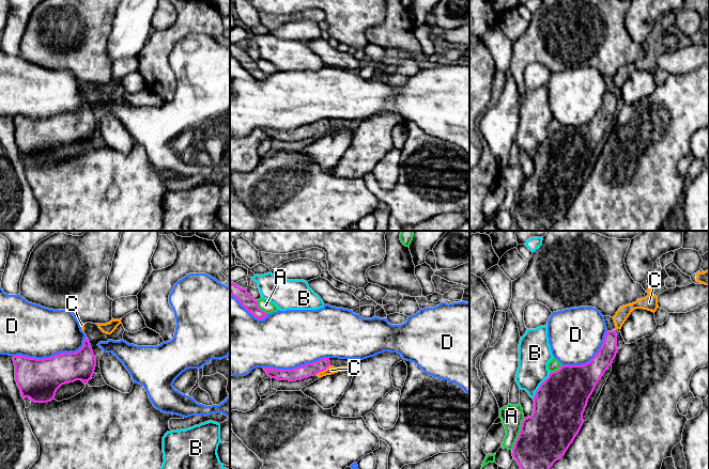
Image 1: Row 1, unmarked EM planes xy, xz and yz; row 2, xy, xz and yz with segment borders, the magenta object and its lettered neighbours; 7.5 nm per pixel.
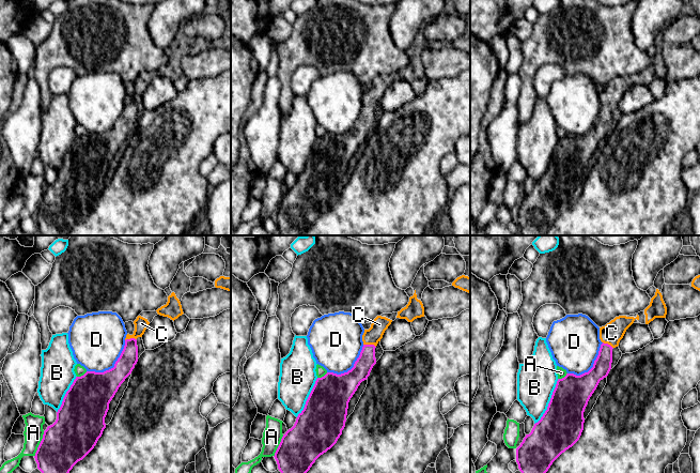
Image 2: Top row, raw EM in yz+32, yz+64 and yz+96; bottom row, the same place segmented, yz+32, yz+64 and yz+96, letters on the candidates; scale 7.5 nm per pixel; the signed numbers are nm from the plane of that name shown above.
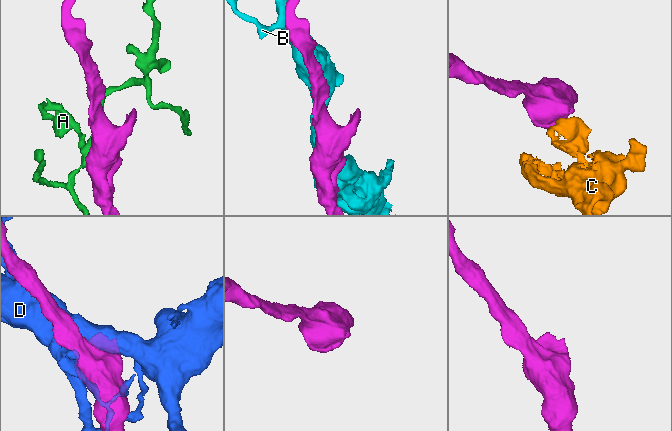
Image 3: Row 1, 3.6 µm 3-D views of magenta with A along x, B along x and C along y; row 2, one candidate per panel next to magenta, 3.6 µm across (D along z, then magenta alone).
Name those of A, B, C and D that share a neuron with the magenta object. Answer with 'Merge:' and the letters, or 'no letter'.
Merge: C

